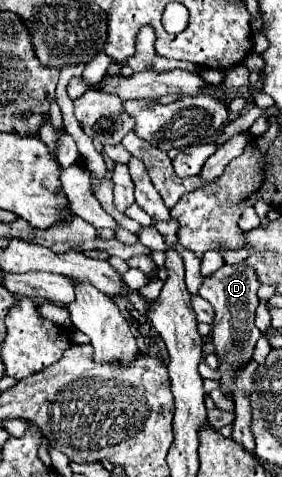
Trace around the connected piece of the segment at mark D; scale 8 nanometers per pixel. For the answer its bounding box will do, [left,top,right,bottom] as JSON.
[199,261,261,391]

